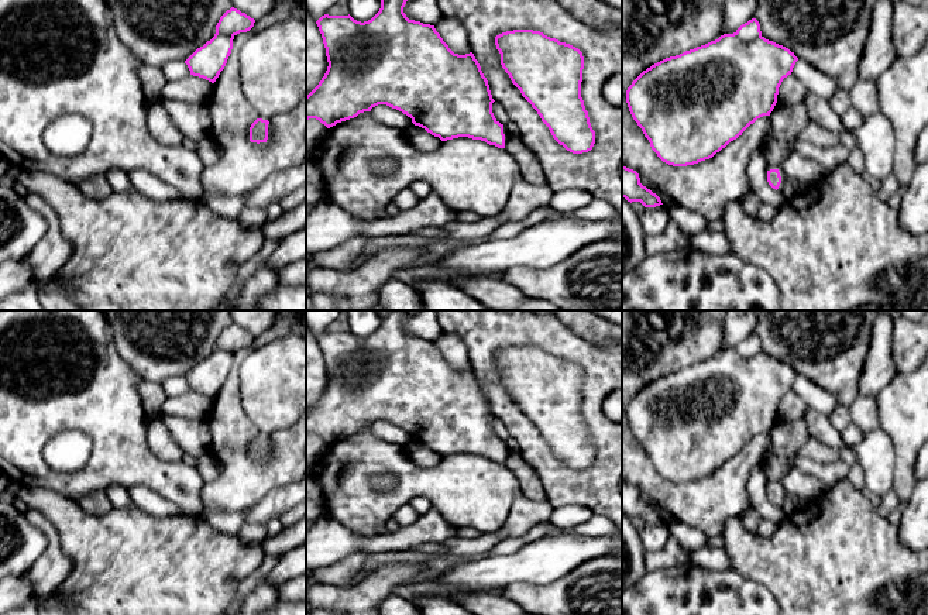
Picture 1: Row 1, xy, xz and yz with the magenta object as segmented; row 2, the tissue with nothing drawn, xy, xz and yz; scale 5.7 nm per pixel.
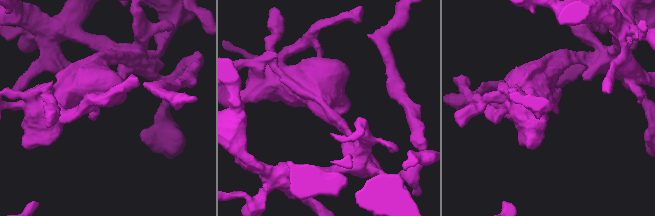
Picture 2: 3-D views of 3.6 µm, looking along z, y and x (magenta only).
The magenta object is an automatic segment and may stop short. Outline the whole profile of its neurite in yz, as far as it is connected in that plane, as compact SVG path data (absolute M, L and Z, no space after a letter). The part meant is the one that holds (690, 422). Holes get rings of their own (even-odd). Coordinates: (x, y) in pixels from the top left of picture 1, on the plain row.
M756 334L733 350L666 374L643 386L628 403L633 436L657 473L673 482L712 474L763 432L770 432L779 403L798 374L788 364L766 355Z

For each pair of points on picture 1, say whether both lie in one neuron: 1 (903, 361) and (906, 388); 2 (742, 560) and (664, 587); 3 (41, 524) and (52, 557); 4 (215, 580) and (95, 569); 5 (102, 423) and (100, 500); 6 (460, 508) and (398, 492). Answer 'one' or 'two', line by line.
1: two
2: two
3: one
4: one
5: two
6: one

